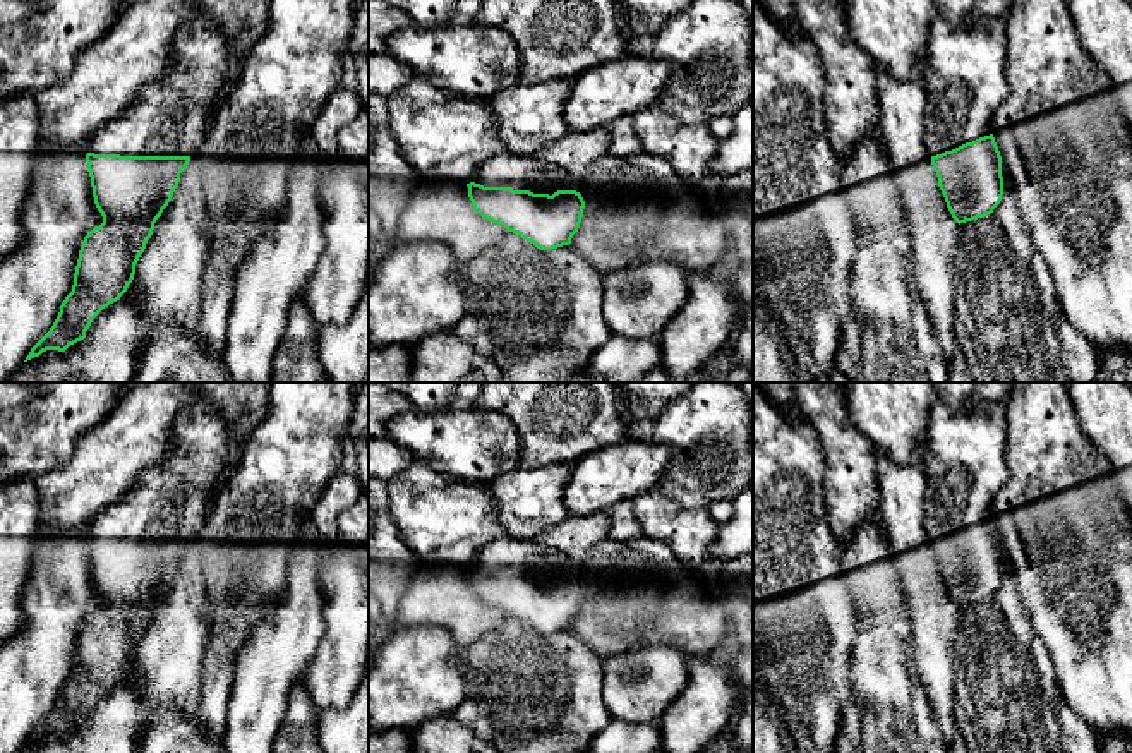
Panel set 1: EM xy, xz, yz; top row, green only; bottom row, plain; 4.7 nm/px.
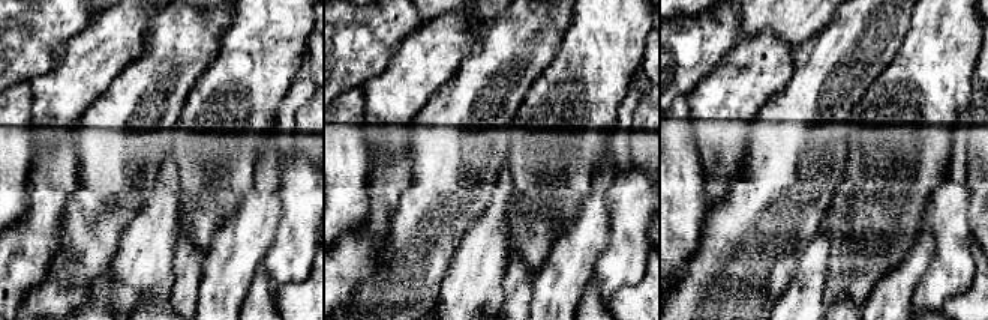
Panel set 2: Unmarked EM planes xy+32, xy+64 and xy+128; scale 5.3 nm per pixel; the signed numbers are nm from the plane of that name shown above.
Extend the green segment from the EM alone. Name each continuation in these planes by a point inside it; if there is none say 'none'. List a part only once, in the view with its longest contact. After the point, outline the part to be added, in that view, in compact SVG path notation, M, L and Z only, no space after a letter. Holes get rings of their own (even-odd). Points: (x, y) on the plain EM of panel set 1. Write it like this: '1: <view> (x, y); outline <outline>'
1: xz (530, 558); outline M501 537L485 545L473 564L484 571L511 571L533 578L552 580L557 575L576 575L581 578L583 564L533 540Z

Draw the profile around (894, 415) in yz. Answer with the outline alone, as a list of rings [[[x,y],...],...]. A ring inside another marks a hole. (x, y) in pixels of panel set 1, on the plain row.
[[[842,383],[849,419],[894,463],[911,467],[928,456],[926,427],[940,395],[935,383]]]

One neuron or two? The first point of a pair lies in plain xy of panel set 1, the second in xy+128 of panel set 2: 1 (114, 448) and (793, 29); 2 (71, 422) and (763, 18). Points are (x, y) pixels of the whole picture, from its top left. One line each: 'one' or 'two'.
1: two
2: two

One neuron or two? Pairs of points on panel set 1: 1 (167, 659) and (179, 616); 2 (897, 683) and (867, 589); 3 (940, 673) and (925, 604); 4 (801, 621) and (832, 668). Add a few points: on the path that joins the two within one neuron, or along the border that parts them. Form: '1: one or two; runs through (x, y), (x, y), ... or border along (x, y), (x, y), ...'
1: one; runs through (172, 649), (179, 626)
2: one; runs through (882, 659), (882, 613)
3: one; runs through (933, 656), (933, 637), (925, 621)
4: one; runs through (801, 633), (820, 656)

